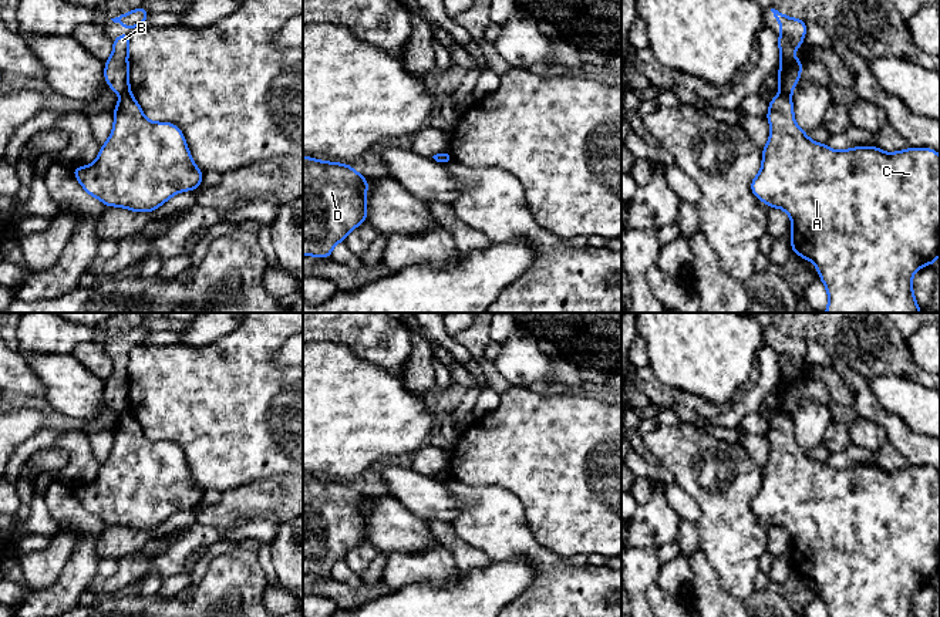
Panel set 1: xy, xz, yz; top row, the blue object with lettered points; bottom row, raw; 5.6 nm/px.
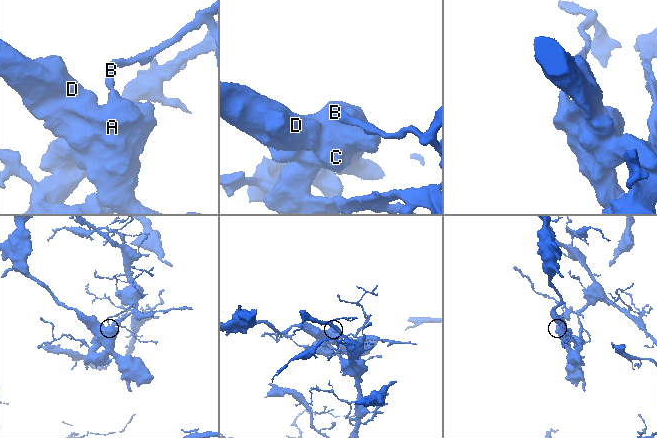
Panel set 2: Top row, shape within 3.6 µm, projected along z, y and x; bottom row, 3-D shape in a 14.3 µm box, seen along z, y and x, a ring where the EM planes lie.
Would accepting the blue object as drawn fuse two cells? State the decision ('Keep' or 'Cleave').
Cleave

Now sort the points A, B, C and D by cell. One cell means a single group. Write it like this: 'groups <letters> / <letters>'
groups A C D / B

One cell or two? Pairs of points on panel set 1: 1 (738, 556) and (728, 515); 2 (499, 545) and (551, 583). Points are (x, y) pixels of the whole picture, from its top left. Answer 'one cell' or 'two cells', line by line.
1: one cell
2: one cell

